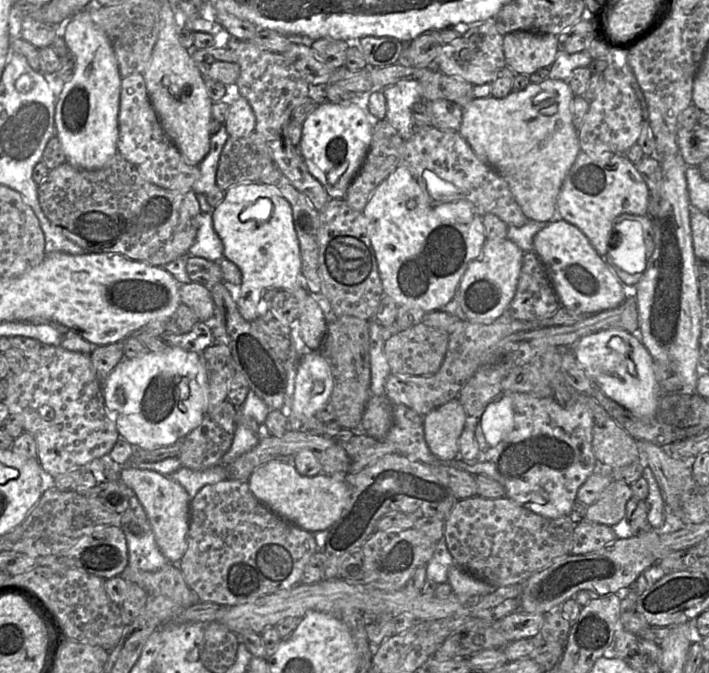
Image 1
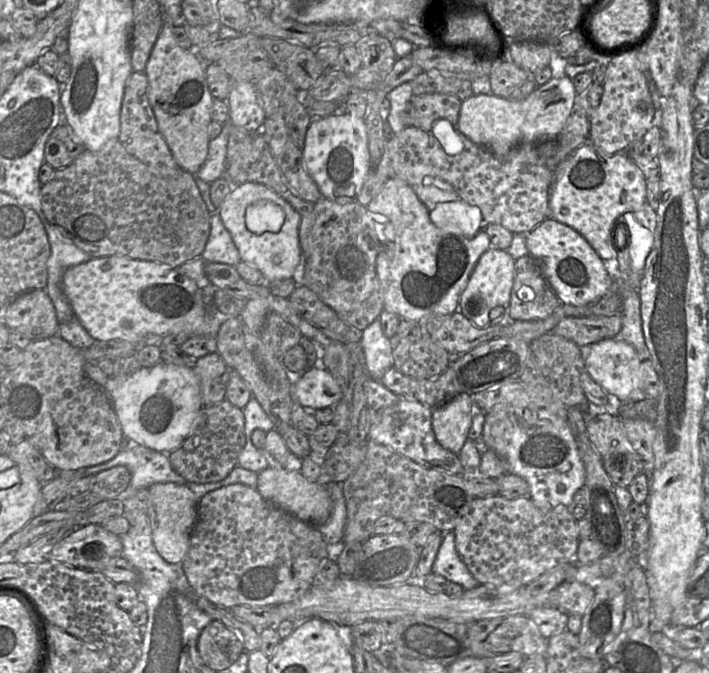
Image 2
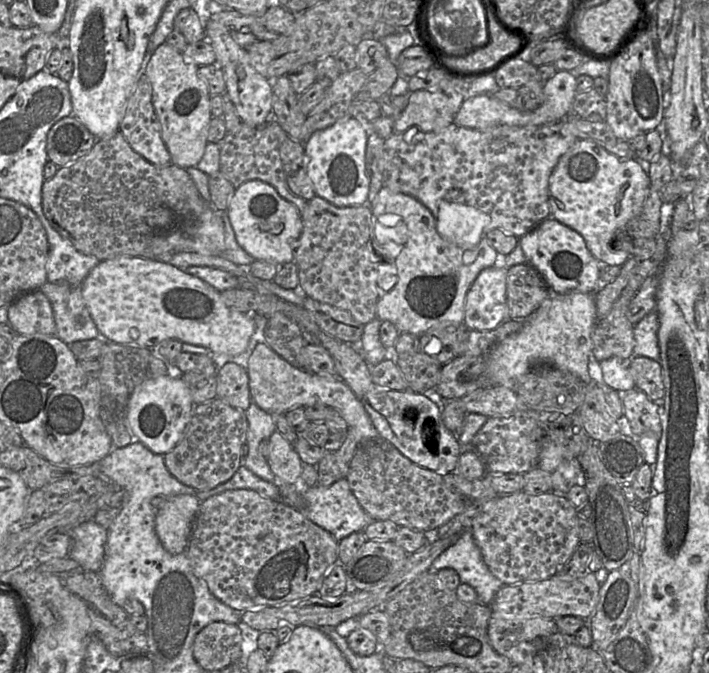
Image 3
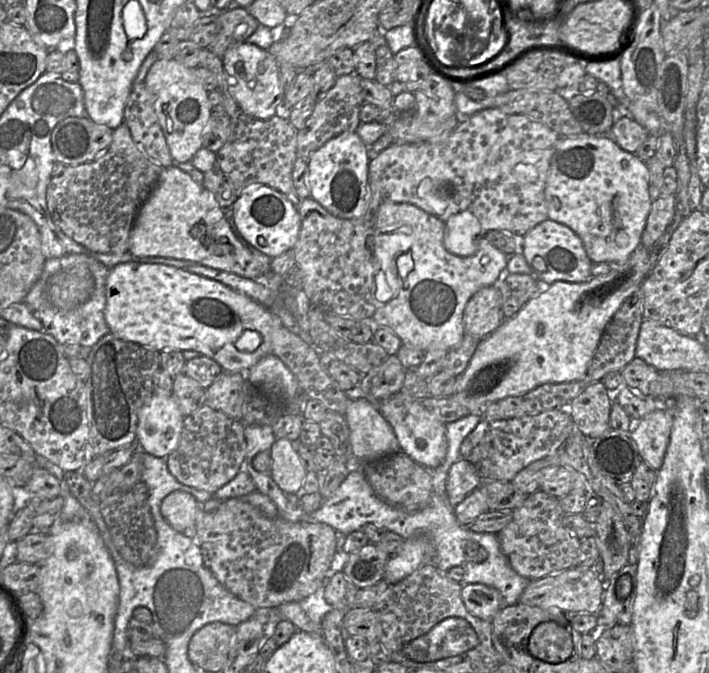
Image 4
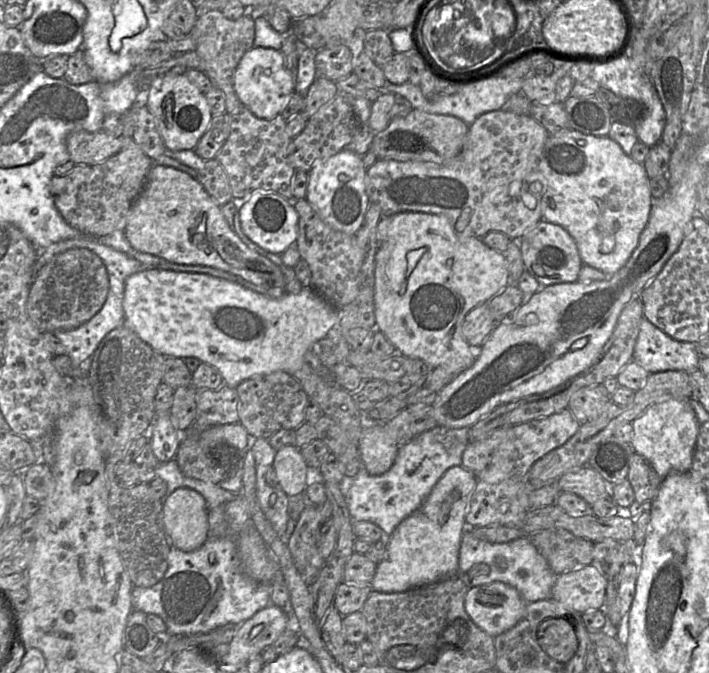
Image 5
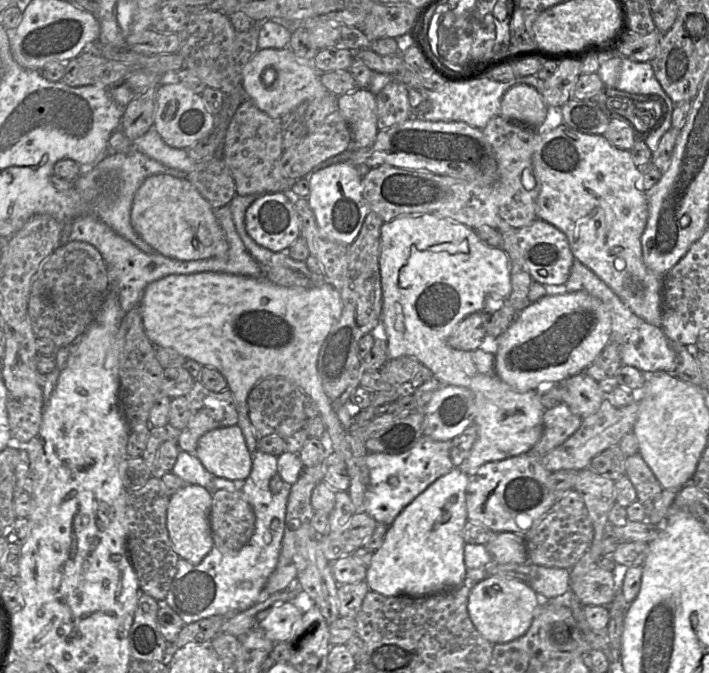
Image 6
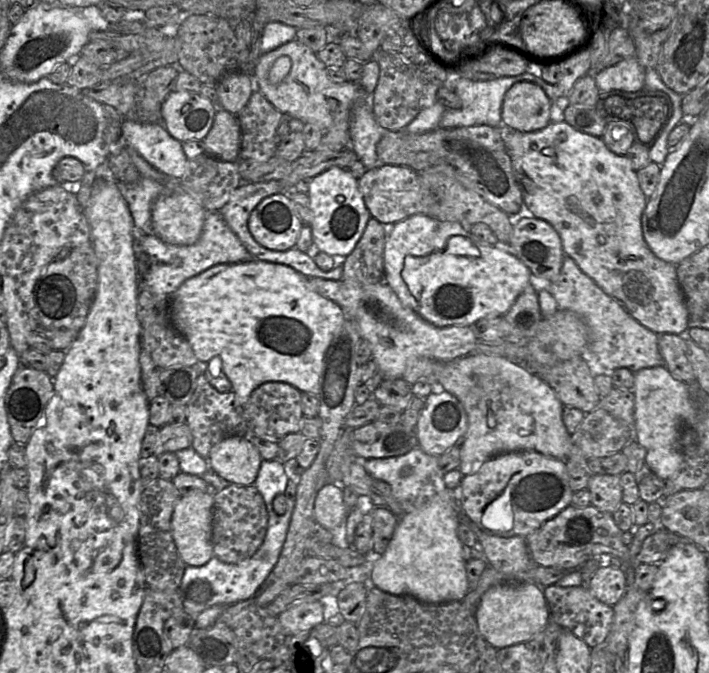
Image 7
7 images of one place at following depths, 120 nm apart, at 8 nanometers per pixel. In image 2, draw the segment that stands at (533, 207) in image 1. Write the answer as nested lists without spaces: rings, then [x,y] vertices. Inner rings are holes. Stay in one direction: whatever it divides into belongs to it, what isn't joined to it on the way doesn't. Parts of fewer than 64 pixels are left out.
[[[566,75],[551,78],[524,100],[514,101],[493,94],[472,95],[461,102],[458,130],[473,143],[495,156],[505,157],[523,143],[539,143],[554,139],[564,128],[575,108],[577,93],[573,79]]]

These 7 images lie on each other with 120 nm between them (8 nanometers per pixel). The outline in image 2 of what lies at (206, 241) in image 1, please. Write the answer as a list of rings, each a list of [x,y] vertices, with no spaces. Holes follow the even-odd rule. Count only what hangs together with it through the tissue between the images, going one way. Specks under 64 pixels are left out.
[[[218,209],[210,216],[210,233],[201,256],[206,262],[235,266],[240,256],[229,231],[223,225]]]

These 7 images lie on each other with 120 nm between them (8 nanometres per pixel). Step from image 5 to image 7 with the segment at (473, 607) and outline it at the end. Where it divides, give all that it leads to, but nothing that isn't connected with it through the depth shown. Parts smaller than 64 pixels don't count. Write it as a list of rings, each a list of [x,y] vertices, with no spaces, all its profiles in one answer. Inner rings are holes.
[[[508,582],[494,585],[482,595],[474,617],[485,641],[500,649],[533,639],[550,621],[550,610],[540,584]]]

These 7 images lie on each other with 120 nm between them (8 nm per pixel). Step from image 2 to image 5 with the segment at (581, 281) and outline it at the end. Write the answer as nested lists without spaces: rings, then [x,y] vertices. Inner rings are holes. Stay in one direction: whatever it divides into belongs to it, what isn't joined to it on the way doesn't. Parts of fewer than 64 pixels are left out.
[[[542,219],[521,237],[519,246],[526,271],[539,283],[550,286],[578,281],[583,261],[574,238],[560,225]]]

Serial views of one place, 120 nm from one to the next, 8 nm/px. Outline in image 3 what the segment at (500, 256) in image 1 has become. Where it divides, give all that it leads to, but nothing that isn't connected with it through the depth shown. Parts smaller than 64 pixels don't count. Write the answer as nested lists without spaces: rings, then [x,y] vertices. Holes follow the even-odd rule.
[[[500,262],[478,274],[464,306],[464,325],[469,330],[493,330],[509,318],[507,273],[507,268]]]

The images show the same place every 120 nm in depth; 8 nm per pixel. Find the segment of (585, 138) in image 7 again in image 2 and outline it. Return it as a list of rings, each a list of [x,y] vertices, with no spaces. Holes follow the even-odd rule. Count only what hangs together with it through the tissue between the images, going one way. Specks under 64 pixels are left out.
[[[590,140],[578,147],[556,169],[549,195],[549,218],[563,223],[580,233],[601,259],[616,259],[616,245],[625,232],[617,231],[620,217],[626,212],[636,212],[646,202],[646,178],[626,153],[607,154]]]

